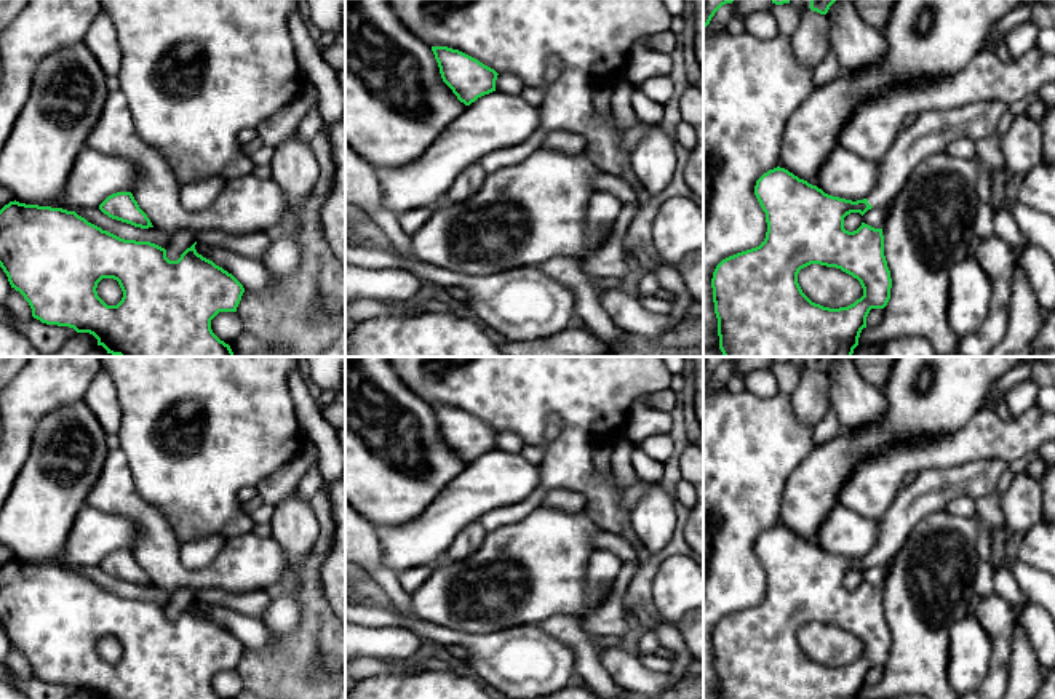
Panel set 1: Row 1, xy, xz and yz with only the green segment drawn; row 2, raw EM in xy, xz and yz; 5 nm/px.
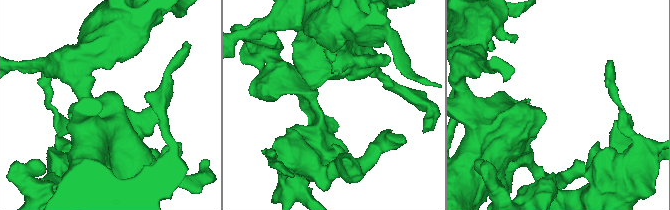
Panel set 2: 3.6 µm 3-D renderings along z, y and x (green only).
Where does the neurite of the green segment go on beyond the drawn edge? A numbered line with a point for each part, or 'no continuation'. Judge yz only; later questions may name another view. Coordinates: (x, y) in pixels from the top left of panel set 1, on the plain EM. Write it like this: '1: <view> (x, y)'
1: yz (932, 490)

